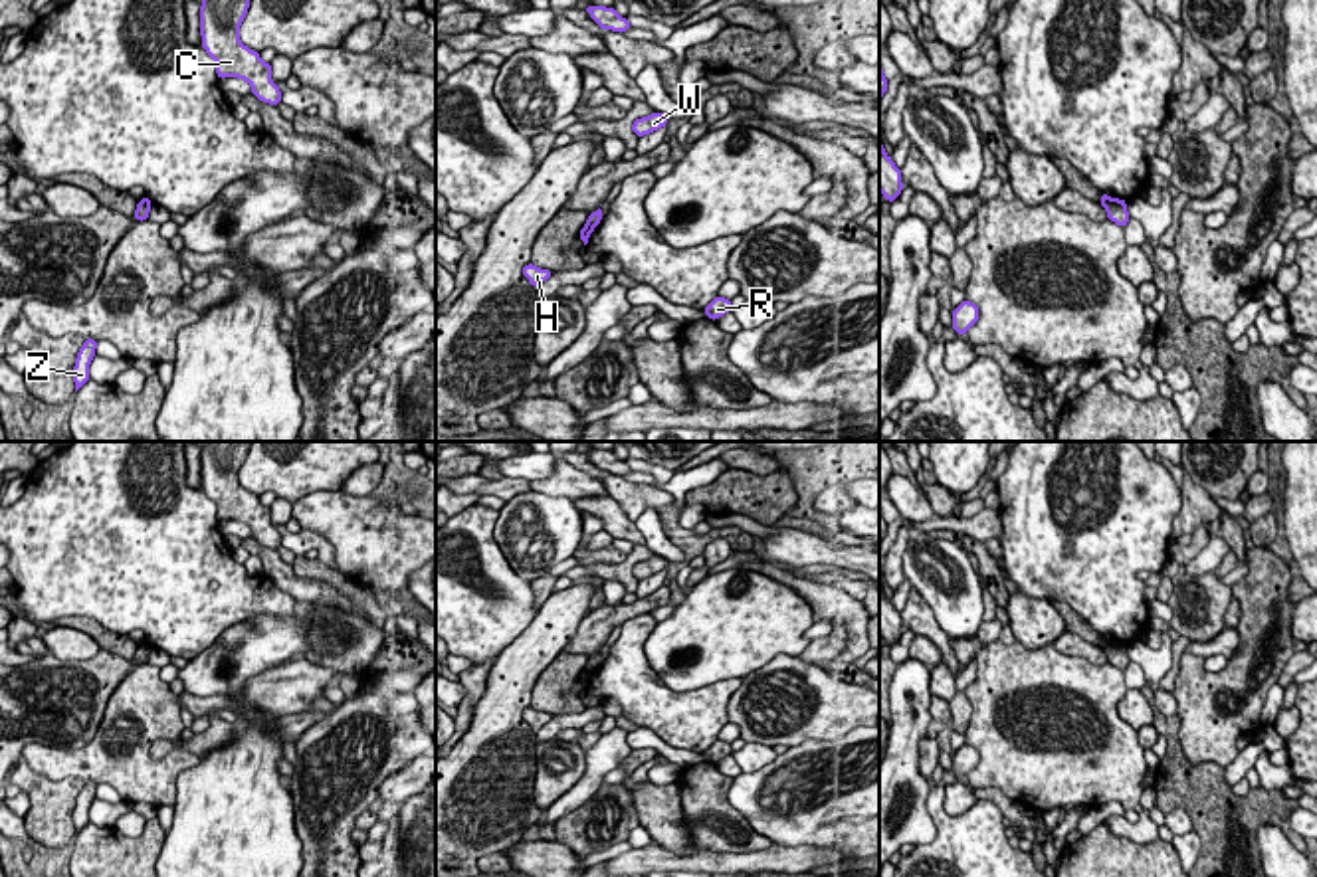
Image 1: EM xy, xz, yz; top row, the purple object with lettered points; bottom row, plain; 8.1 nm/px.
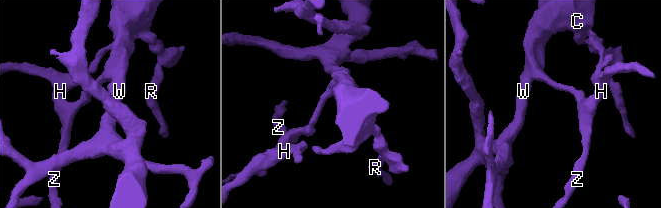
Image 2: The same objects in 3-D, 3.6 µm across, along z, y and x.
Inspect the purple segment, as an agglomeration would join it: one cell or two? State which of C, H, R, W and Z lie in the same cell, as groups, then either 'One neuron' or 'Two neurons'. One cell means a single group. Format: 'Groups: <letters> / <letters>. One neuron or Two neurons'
Groups: C R W / H Z. Two neurons

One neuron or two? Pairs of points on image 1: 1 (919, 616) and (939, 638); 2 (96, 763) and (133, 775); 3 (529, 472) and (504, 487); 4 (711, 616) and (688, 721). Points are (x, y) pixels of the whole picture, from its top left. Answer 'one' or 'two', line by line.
1: one
2: one
3: two
4: two

